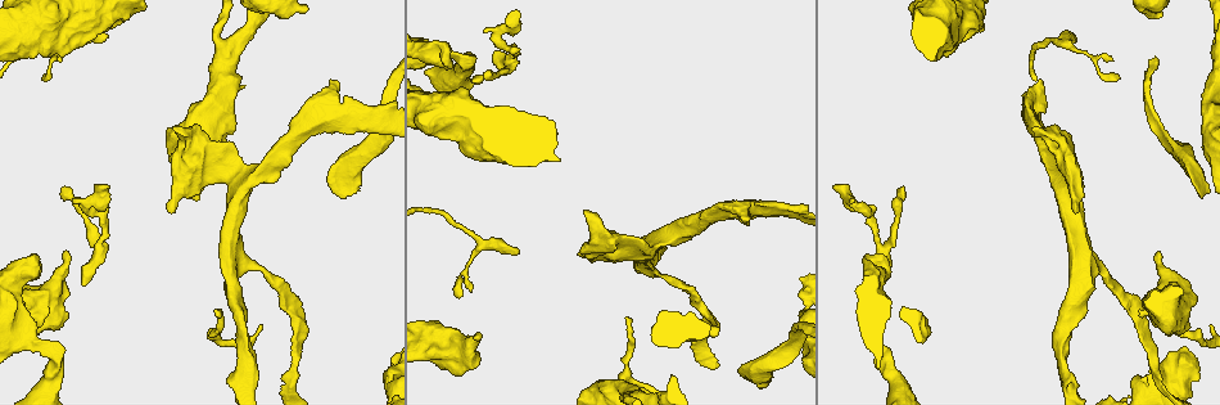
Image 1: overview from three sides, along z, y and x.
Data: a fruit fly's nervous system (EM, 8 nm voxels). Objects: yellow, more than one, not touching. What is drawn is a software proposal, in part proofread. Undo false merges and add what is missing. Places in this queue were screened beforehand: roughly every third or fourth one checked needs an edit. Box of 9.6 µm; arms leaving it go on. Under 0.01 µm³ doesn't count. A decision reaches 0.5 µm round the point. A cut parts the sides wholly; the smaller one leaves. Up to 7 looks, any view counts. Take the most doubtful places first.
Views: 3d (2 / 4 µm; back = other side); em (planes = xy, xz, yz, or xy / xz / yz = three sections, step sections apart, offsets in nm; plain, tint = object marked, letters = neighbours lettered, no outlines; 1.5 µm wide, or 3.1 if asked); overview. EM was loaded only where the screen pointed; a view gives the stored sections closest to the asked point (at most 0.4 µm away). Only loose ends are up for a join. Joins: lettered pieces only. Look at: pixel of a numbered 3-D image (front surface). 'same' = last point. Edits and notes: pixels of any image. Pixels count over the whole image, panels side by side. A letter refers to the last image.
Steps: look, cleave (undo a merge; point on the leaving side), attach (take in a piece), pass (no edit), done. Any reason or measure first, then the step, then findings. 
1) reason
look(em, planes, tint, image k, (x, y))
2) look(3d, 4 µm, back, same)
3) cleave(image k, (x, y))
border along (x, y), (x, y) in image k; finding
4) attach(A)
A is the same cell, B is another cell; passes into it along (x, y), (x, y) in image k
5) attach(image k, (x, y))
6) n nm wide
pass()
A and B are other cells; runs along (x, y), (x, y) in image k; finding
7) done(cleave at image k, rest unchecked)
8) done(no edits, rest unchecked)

free end
look(em, planes, letters, image 1, (493, 56))

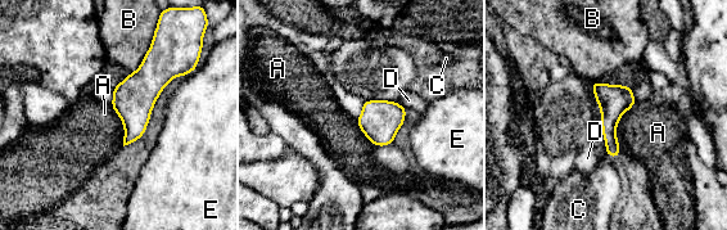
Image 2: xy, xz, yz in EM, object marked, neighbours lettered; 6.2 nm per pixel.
attach(C)
C is the same cell, A, B, D and E are other cells; it goes on there

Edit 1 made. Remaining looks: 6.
look(overview)

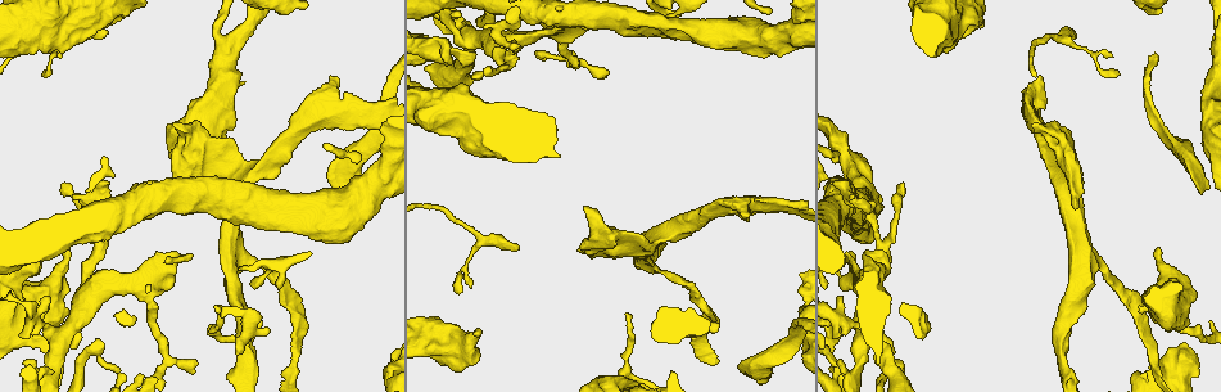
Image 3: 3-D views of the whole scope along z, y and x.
stops while still wide
look(em, xz, step 4, letters, image 3, (250, 184))

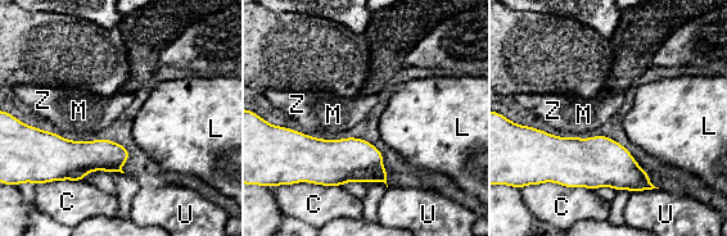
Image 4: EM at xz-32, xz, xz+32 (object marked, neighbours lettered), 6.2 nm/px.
cut it another way
look(em, planes, letters, same)

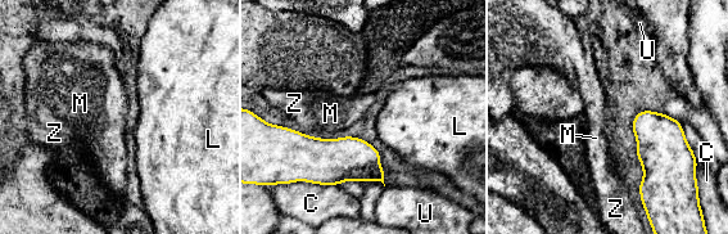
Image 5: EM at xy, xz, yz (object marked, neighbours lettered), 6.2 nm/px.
280 nm wide
pass()
C, L, M, U and Z are other cells; border along (277, 183), (311, 181), (339, 185) in image 5; no lettered piece goes on from it

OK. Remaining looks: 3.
done(attach at image 2, rest unchecked)

